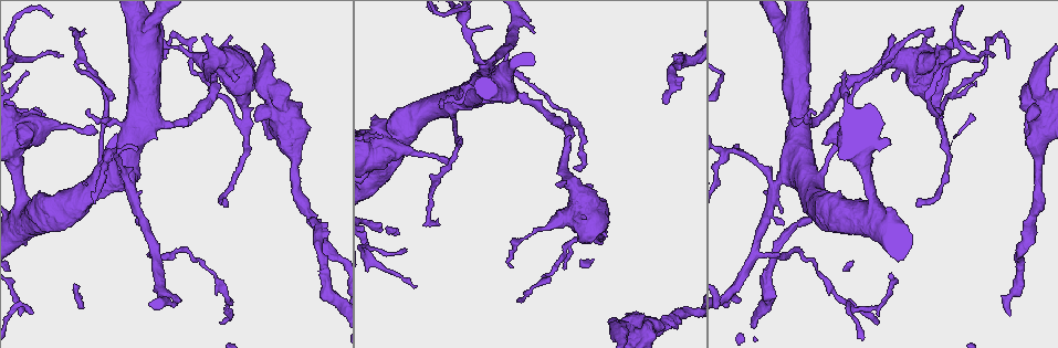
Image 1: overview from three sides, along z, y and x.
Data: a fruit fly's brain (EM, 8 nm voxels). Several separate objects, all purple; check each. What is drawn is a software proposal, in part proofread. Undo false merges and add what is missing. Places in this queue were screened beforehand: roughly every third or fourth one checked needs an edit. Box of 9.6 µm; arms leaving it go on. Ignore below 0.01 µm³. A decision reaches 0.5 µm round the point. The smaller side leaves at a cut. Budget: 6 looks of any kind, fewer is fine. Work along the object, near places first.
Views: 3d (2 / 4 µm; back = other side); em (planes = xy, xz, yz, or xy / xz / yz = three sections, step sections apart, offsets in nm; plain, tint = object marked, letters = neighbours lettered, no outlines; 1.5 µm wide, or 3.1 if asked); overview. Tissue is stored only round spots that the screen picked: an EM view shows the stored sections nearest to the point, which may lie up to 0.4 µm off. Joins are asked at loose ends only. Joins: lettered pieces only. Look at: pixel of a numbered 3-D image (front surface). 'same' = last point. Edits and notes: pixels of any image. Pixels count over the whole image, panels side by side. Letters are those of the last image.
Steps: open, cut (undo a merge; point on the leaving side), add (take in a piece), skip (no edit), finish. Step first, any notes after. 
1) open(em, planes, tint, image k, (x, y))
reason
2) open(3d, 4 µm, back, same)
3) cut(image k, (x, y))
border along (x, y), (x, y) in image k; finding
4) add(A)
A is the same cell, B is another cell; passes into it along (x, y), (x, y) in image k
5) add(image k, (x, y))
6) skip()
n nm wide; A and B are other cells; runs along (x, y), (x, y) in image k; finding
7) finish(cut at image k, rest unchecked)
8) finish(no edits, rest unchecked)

open(3d, 4 µm, image 1, (741, 299))
an open end

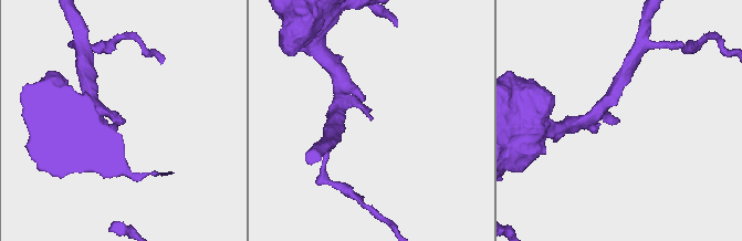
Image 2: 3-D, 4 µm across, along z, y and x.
open(em, xy, step 4, tint, image 2, (123, 123))

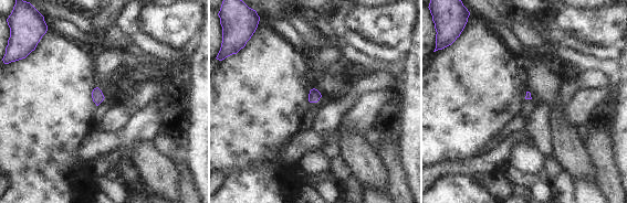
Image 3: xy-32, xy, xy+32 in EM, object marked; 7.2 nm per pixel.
open(em, planes, letters, same)

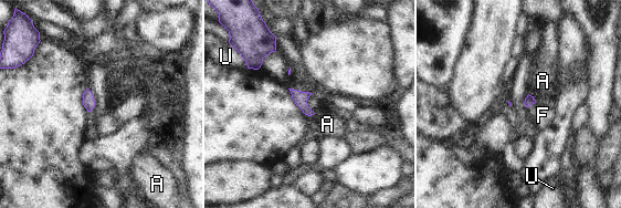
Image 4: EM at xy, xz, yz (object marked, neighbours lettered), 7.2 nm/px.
add(F)
A touches over 90 nm; F is the same cell, A and U are other cells; it goes on there

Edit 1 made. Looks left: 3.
open(3d, 2 µm, back, image 1, (464, 18))
abrupt turn

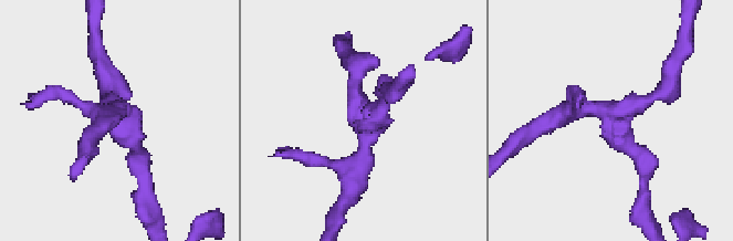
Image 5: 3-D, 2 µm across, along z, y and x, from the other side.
open(em, planes, letters, image 5, (610, 114))
now the EM

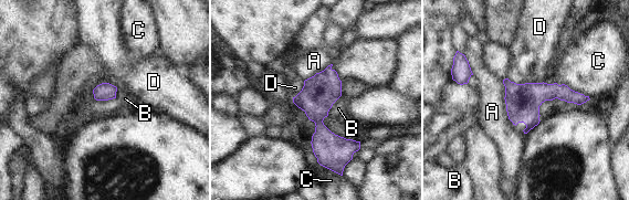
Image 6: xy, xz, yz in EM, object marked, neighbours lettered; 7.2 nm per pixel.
skip()
A touches over 340 nm; A, B, C and D are other cells; runs along (329, 70), (318, 94), (328, 162) in image 6; all the same neuron

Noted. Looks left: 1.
finish(add at image 4, rest unchecked)

